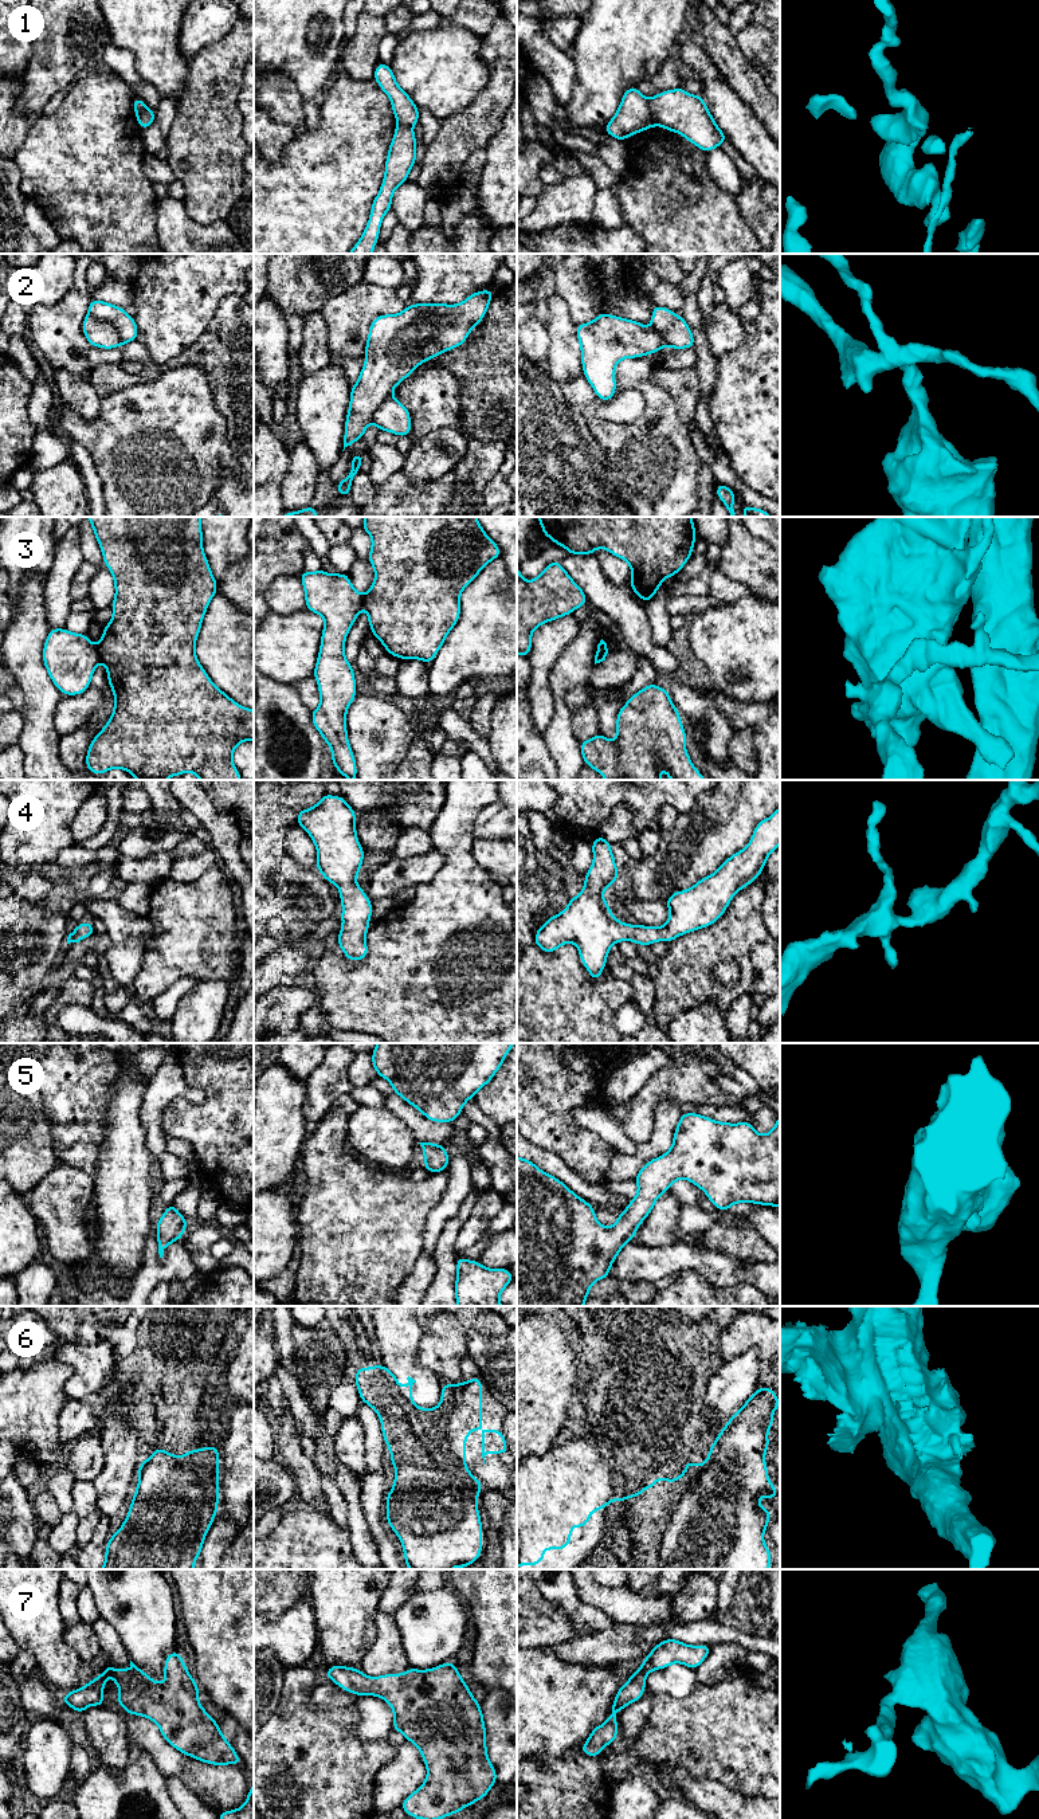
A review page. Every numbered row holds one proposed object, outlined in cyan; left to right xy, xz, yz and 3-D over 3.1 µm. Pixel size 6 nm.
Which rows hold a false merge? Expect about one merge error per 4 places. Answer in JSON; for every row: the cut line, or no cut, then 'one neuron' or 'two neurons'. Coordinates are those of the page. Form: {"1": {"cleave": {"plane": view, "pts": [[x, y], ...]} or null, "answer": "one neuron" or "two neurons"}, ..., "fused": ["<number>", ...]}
{"1": {"cleave": {"plane": "yz", "pts": [[647, 100], [647, 108], [655, 124]]}, "answer": "two neurons"}, "2": {"cleave": {"plane": "xy", "pts": [[87, 312], [108, 321], [122, 344]]}, "answer": "two neurons"}, "3": {"cleave": {"plane": "xy", "pts": [[97, 647], [101, 659]]}, "answer": "two neurons"}, "4": {"cleave": null, "answer": "one neuron"}, "5": {"cleave": null, "answer": "one neuron"}, "6": {"cleave": null, "answer": "one neuron"}, "7": {"cleave": null, "answer": "one neuron"}, "fused": ["1", "2", "3"]}

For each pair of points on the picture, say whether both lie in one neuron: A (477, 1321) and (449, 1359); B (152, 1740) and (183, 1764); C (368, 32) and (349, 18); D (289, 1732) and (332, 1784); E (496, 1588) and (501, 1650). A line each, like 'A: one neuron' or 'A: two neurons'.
A: one neuron
B: one neuron
C: two neurons
D: one neuron
E: one neuron

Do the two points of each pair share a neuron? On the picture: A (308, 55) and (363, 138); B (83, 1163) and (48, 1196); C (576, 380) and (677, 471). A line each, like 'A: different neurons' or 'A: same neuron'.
A: different neurons
B: different neurons
C: same neuron

